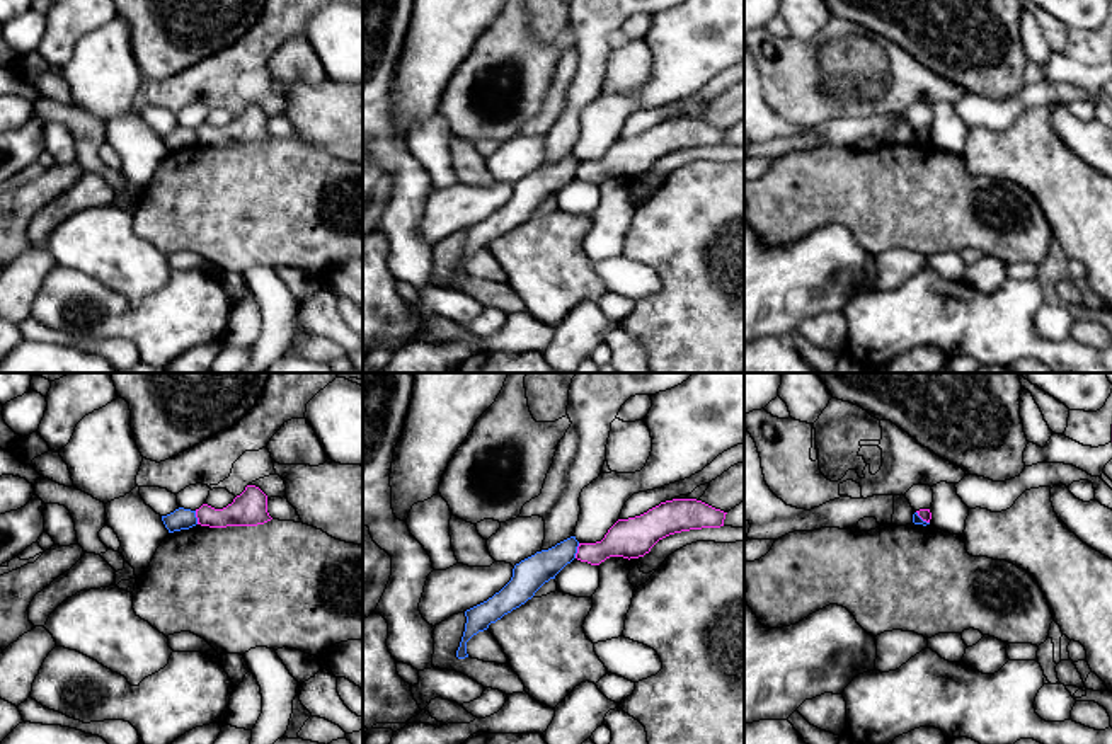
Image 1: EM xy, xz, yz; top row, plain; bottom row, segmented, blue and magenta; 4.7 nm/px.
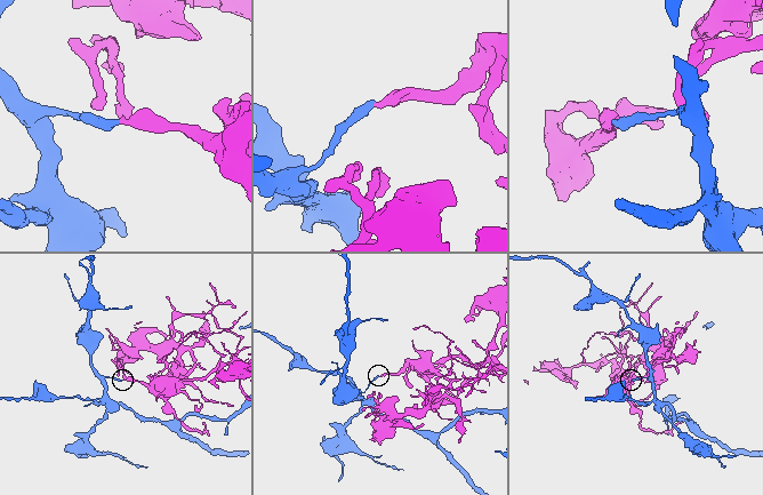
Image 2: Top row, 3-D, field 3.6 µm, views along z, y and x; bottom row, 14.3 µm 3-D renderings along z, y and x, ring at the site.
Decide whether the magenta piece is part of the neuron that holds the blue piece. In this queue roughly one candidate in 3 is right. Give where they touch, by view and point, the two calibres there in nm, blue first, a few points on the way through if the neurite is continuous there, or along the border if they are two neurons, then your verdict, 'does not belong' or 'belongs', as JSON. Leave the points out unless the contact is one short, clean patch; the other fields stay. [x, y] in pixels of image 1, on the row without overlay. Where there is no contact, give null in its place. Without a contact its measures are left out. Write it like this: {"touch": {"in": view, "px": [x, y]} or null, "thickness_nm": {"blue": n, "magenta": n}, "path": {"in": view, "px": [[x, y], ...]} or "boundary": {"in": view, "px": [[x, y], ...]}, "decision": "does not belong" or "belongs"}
{"touch": {"in": "xz", "px": [576, 169]}, "thickness_nm": {"blue": 160, "magenta": 180}, "boundary": {"in": "xz", "px": [[579, 162], [574, 176]]}, "decision": "does not belong"}

